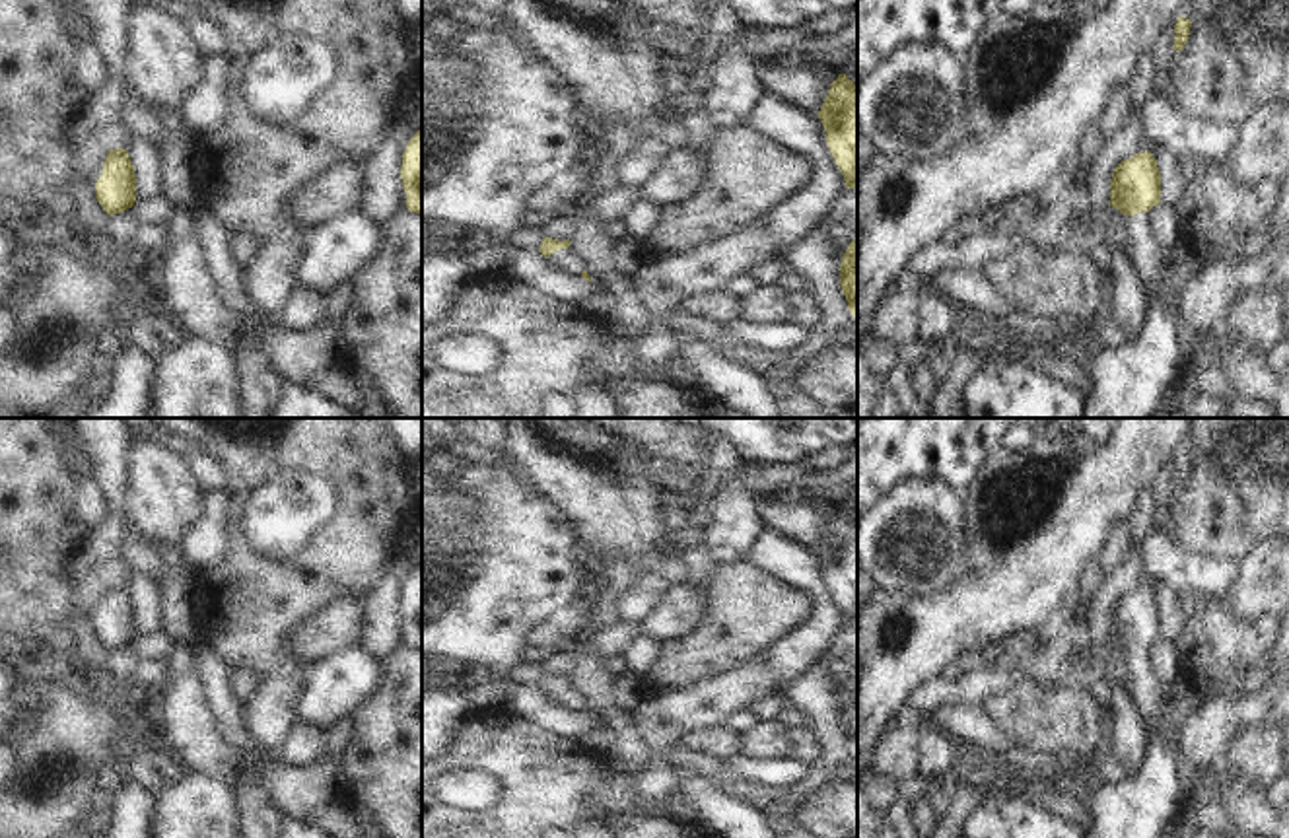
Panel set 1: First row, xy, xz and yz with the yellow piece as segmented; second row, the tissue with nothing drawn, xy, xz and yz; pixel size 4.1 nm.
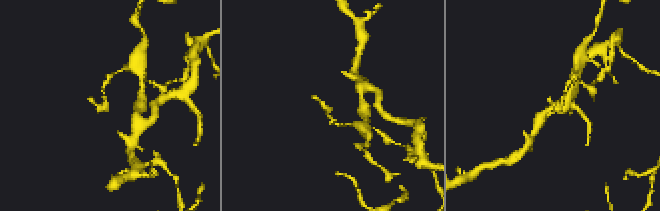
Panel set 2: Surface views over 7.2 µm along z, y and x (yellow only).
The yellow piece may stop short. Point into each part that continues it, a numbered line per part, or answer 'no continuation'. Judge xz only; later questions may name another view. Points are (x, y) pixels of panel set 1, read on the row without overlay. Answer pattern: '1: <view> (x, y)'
1: xz (568, 697)

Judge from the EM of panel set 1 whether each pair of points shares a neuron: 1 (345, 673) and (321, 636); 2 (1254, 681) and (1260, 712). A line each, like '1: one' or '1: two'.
1: two
2: two

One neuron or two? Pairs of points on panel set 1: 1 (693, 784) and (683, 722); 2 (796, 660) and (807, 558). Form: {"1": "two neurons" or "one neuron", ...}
{"1": "two neurons", "2": "one neuron"}

